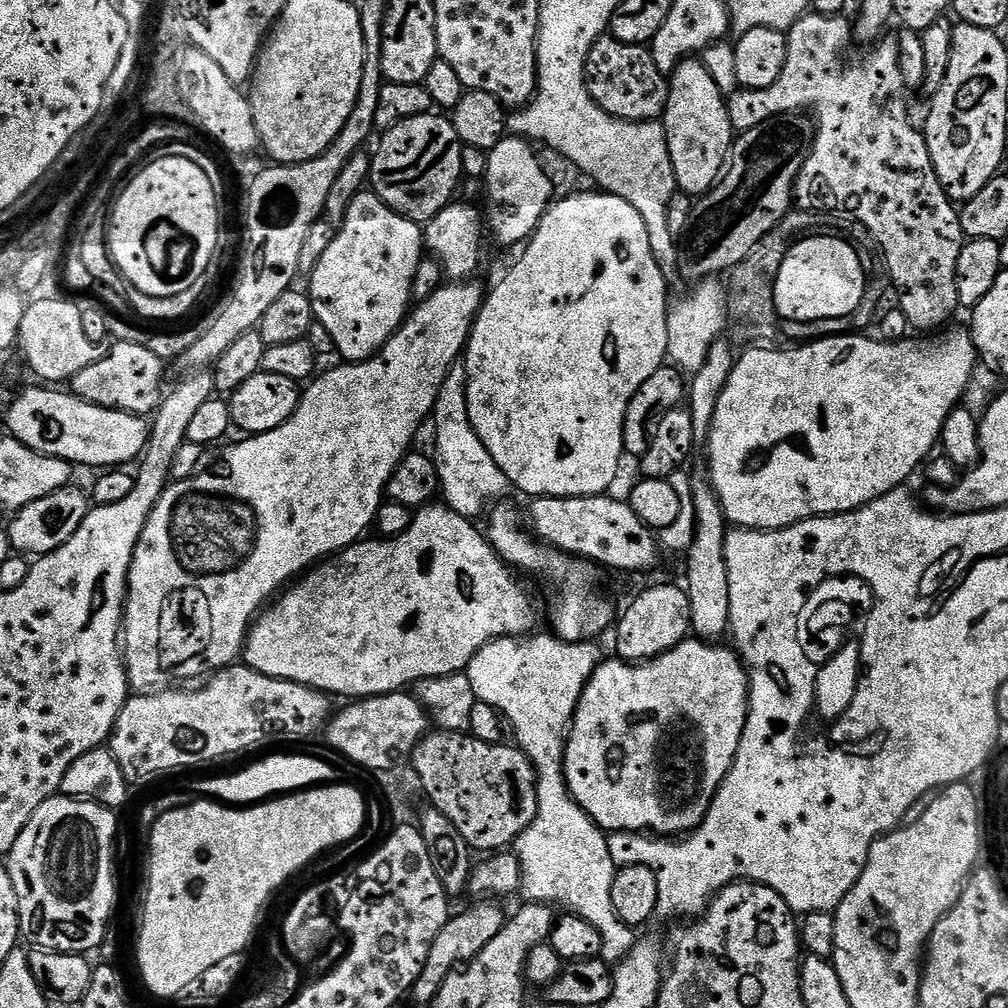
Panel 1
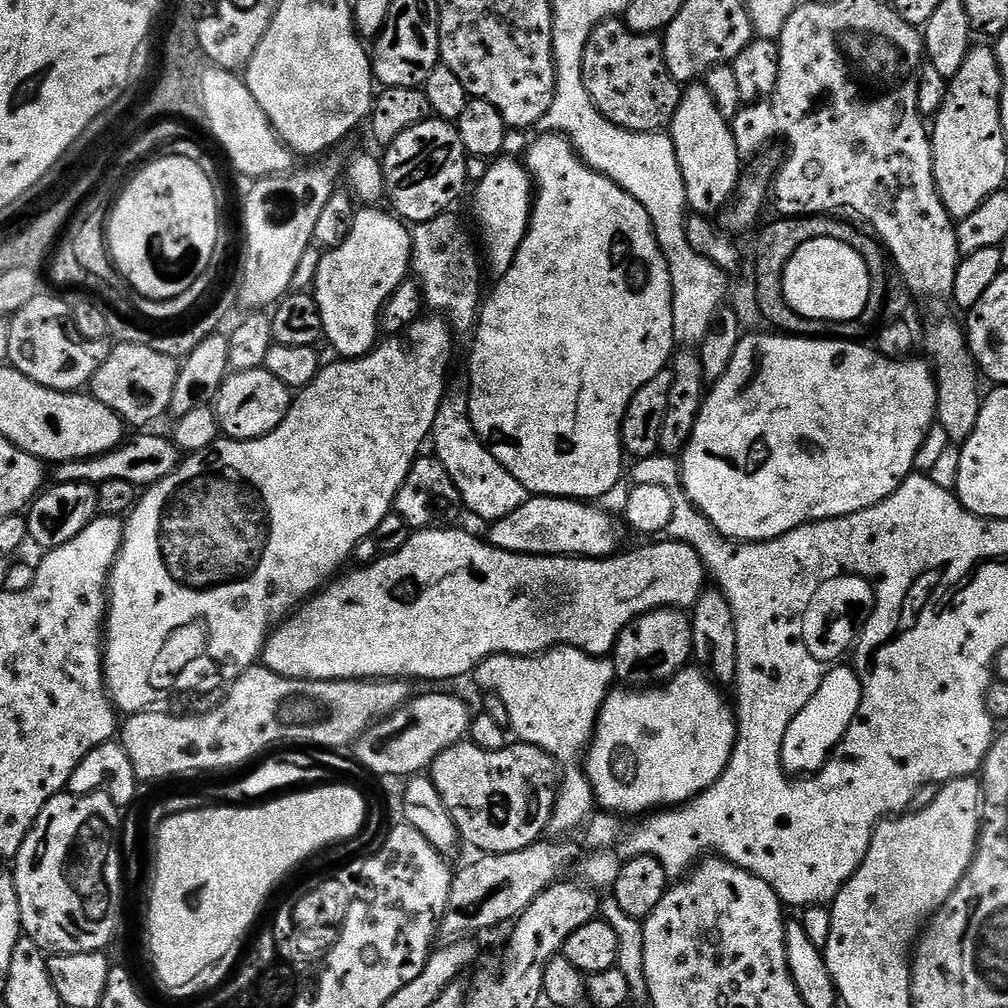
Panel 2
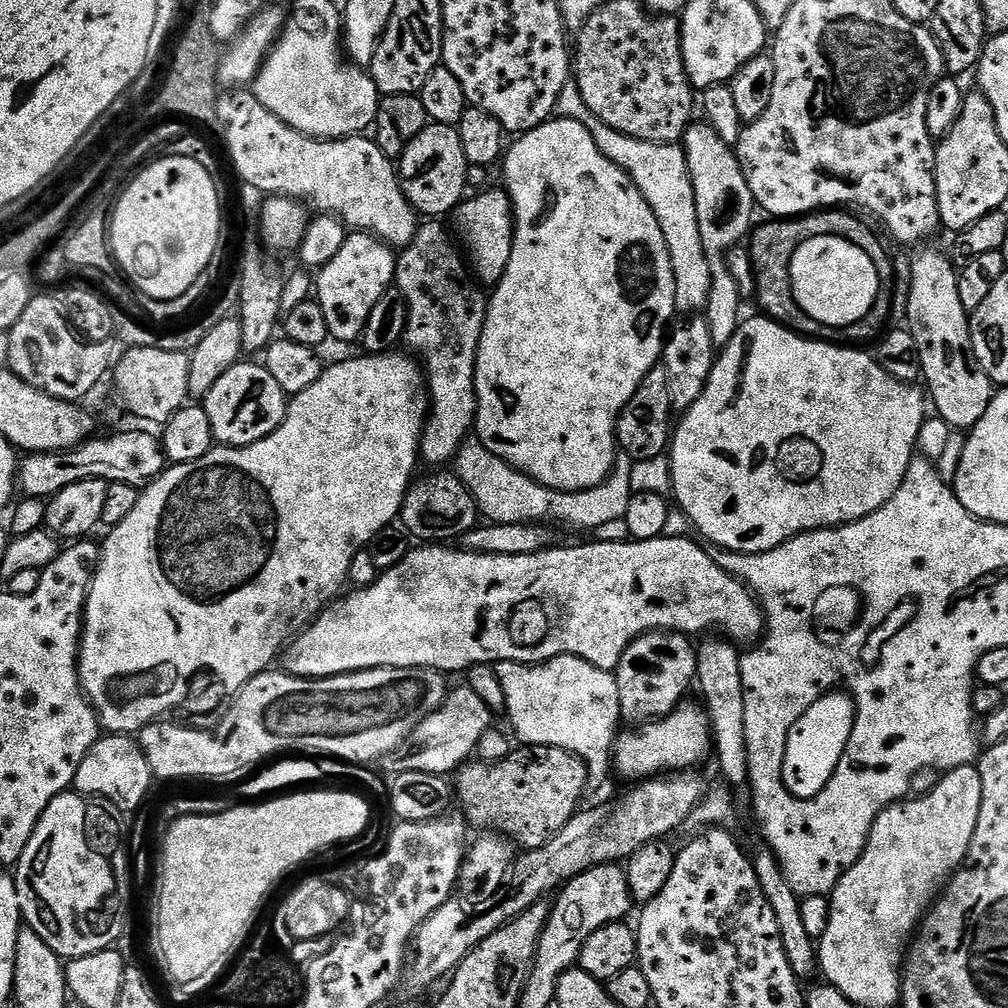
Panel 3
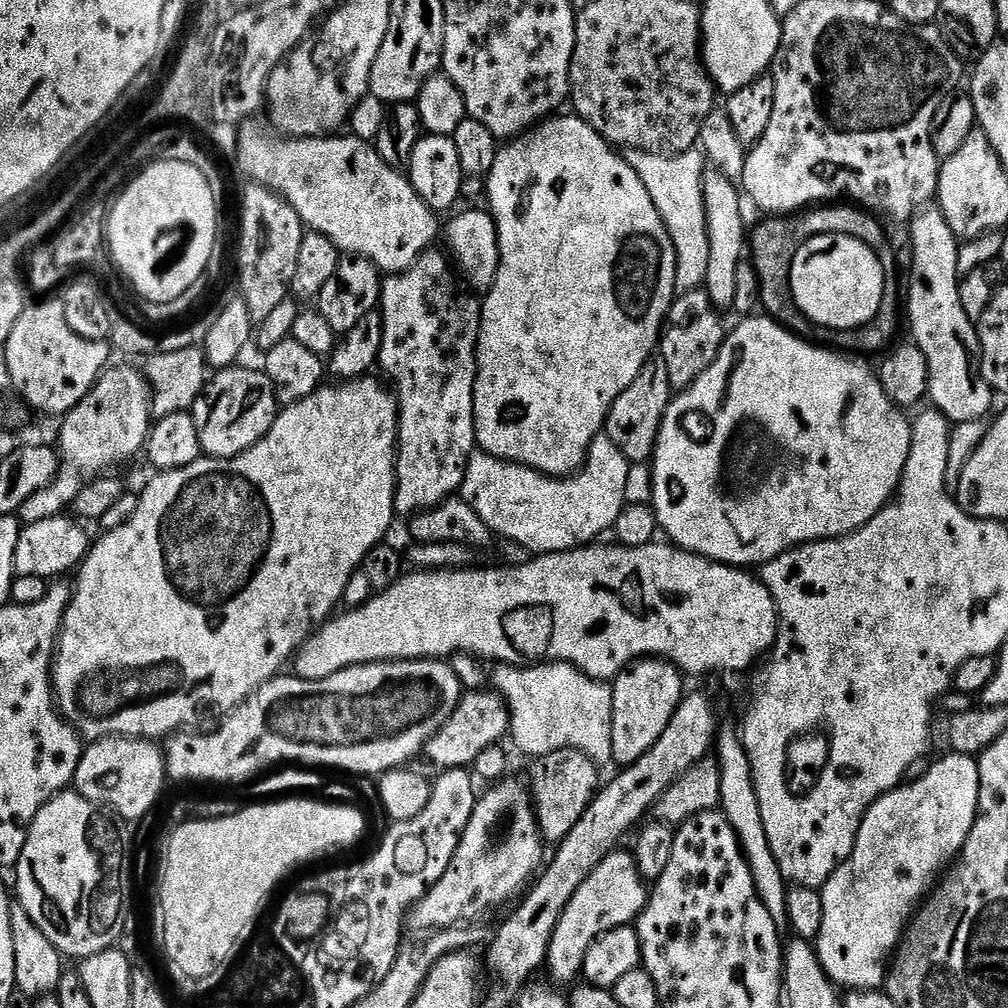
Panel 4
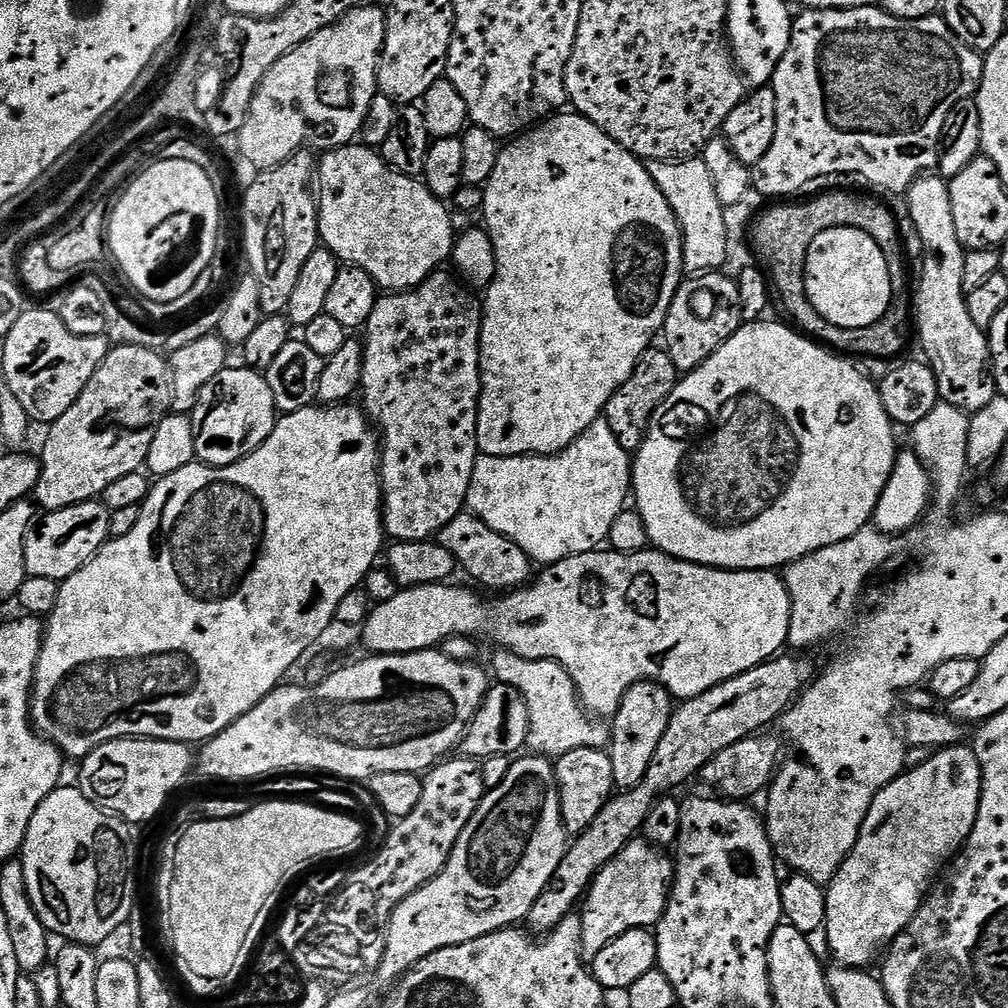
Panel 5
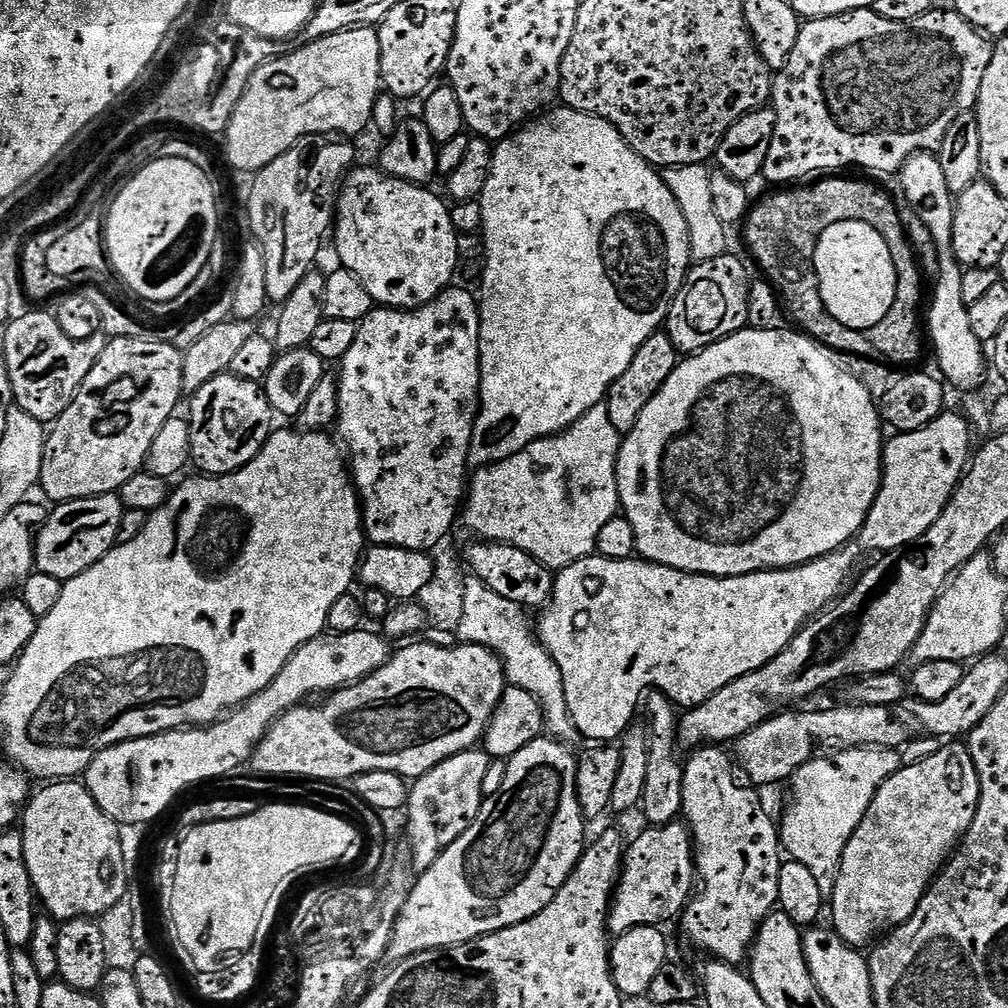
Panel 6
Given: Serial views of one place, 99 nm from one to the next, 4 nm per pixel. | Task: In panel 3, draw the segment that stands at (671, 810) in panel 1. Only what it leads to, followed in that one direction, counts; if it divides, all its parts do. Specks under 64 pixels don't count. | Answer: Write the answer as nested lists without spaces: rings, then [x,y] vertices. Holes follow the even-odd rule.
[[[681,703],[669,714],[658,720],[649,720],[647,724],[633,727],[632,732],[621,731],[616,737],[616,743],[612,750],[612,768],[624,780],[628,782],[643,782],[649,778],[659,777],[661,774],[675,774],[685,770],[695,769],[704,759],[709,759],[712,747],[712,727],[708,725],[708,713],[699,703]]]

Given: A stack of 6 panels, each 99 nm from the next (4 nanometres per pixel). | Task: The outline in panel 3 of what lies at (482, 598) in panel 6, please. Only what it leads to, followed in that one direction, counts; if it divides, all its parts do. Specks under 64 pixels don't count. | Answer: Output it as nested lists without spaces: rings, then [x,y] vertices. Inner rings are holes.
[[[555,656],[541,664],[519,664],[501,660],[495,665],[497,680],[505,694],[506,719],[512,723],[511,731],[516,731],[515,739],[521,745],[561,748],[574,754],[584,764],[586,784],[589,789],[596,788],[612,768],[612,750],[616,743],[618,729],[622,724],[620,703],[618,702],[618,682],[615,675],[577,656]]]

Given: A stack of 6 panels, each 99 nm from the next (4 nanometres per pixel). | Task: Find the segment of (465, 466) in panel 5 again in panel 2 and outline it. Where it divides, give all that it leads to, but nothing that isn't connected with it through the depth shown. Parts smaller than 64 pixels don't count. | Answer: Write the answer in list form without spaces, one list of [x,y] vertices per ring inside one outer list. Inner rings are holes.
[[[452,215],[436,216],[433,220],[417,224],[411,229],[412,267],[410,272],[416,283],[420,285],[425,305],[429,309],[433,308],[436,311],[433,313],[439,314],[443,319],[447,320],[457,333],[471,333],[478,323],[482,307],[482,292],[480,296],[480,264],[482,268],[482,260],[477,249],[476,252],[472,249],[472,240],[468,237],[467,230],[460,225],[459,218]]]

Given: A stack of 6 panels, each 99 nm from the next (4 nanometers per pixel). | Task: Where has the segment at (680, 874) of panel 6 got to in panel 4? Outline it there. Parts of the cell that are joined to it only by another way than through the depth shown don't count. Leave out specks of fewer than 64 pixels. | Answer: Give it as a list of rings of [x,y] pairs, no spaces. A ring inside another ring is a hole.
[[[622,850],[609,853],[578,886],[578,890],[575,890],[574,896],[565,906],[565,912],[558,920],[546,961],[546,972],[553,976],[551,979],[557,985],[568,983],[571,985],[579,981],[584,971],[586,952],[590,950],[590,946],[594,946],[594,942],[602,934],[615,928],[627,928],[635,922],[648,904],[649,895],[649,885],[636,865],[635,855],[631,851]]]

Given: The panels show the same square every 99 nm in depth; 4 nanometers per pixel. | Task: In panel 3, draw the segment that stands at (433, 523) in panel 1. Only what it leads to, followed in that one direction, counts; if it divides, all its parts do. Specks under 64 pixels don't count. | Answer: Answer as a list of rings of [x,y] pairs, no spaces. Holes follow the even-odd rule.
[[[659,536],[653,540],[632,540],[629,542],[627,539],[624,540],[600,540],[597,544],[576,544],[573,548],[555,548],[555,546],[549,546],[542,552],[535,552],[533,556],[530,554],[522,554],[521,556],[495,556],[494,554],[474,554],[473,552],[462,552],[459,547],[456,546],[416,546],[413,547],[407,554],[406,558],[402,558],[402,562],[398,562],[398,566],[390,566],[385,570],[385,572],[379,573],[375,578],[376,581],[373,584],[368,584],[365,588],[360,588],[357,592],[349,591],[347,594],[341,595],[339,598],[332,601],[307,628],[303,629],[287,645],[286,651],[282,656],[282,668],[283,671],[287,672],[290,676],[303,676],[305,678],[323,678],[326,676],[344,676],[348,672],[365,672],[371,668],[432,668],[435,672],[442,672],[445,674],[451,674],[451,672],[463,673],[465,670],[469,669],[475,664],[484,664],[495,666],[500,663],[501,660],[506,662],[518,662],[519,664],[541,664],[547,660],[553,660],[555,656],[577,656],[582,658],[586,662],[590,662],[594,666],[598,666],[602,670],[607,672],[615,673],[618,662],[622,658],[622,654],[626,650],[626,646],[630,646],[630,642],[634,642],[639,636],[645,636],[647,632],[679,632],[689,638],[699,637],[701,634],[708,634],[711,628],[721,628],[723,635],[727,637],[729,641],[739,642],[744,646],[752,646],[757,643],[763,637],[764,630],[766,627],[766,621],[764,618],[764,610],[760,607],[760,602],[757,597],[753,596],[749,592],[748,587],[743,584],[742,581],[736,579],[736,577],[731,576],[726,570],[722,570],[715,562],[713,553],[710,551],[703,552],[698,545],[692,541],[692,538],[688,536]]]

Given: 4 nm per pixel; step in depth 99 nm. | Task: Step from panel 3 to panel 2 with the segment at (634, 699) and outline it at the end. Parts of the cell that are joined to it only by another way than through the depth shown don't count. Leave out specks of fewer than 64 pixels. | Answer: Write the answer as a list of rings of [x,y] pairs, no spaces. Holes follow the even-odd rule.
[[[659,608],[631,620],[616,640],[616,680],[632,690],[663,686],[692,659],[692,622],[689,613],[679,608]]]

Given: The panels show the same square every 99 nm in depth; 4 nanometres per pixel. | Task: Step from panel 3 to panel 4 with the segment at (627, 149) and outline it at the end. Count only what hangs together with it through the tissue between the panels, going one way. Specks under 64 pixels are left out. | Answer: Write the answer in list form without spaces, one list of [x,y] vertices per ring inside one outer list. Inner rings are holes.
[[[632,150],[627,153],[626,159],[631,168],[642,178],[642,186],[646,186],[674,242],[677,293],[703,289],[706,270],[710,266],[710,234],[704,205],[706,157],[703,151],[661,154]]]

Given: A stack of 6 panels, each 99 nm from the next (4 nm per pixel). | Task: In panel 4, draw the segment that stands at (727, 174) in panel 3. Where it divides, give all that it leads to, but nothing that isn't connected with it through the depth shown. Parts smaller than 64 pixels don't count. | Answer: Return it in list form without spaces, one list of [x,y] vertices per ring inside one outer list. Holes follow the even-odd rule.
[[[715,170],[704,174],[704,205],[706,224],[710,234],[710,266],[706,270],[703,291],[715,302],[717,309],[731,309],[738,294],[738,266],[745,259],[746,245],[750,239],[749,225],[744,225],[744,204],[737,181]]]

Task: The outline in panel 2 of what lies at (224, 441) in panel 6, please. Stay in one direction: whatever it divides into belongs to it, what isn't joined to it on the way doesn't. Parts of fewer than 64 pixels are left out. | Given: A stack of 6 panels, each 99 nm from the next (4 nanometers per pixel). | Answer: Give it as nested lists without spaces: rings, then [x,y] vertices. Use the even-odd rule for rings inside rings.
[[[264,367],[254,370],[232,372],[224,379],[214,401],[216,420],[220,423],[221,433],[230,440],[257,440],[270,434],[286,418],[292,409],[294,396],[287,386],[278,382],[274,374]]]

